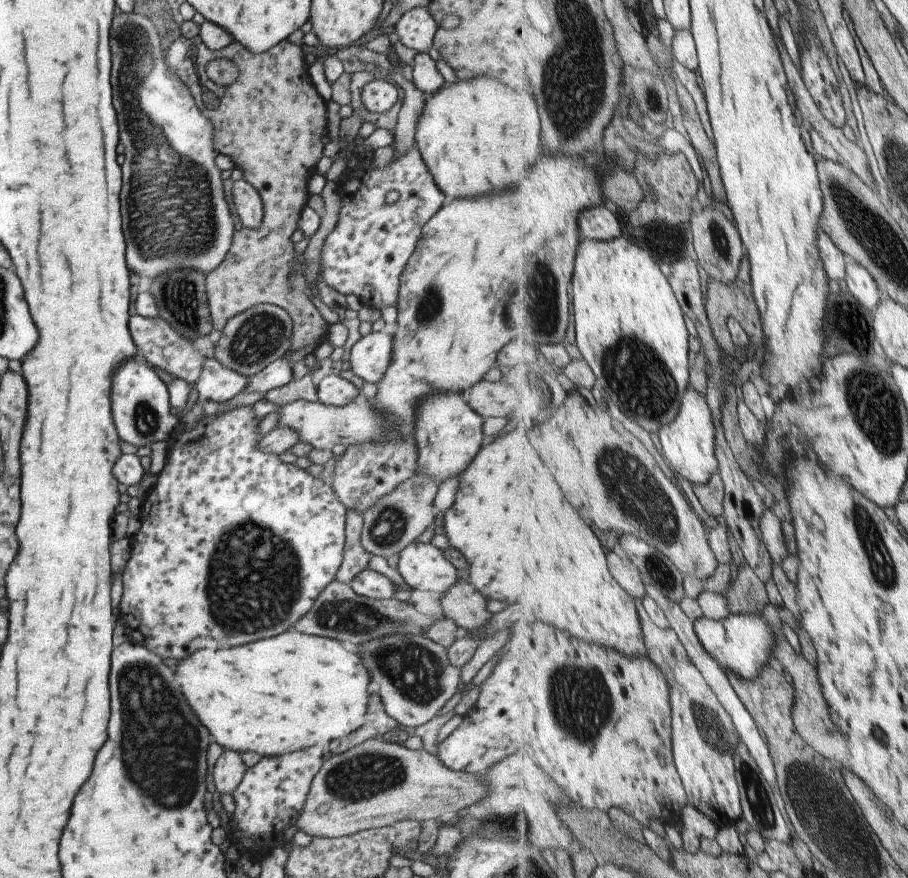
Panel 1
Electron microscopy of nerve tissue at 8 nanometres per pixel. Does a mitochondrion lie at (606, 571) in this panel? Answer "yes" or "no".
no

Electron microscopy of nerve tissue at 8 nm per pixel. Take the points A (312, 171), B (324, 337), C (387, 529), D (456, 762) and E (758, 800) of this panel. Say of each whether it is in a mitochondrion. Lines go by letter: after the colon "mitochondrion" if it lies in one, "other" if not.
A: other
B: other
C: mitochondrion
D: other
E: mitochondrion

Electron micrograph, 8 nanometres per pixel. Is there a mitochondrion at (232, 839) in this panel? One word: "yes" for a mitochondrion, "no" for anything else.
no

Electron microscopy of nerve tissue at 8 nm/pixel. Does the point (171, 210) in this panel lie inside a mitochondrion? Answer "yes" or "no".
yes

